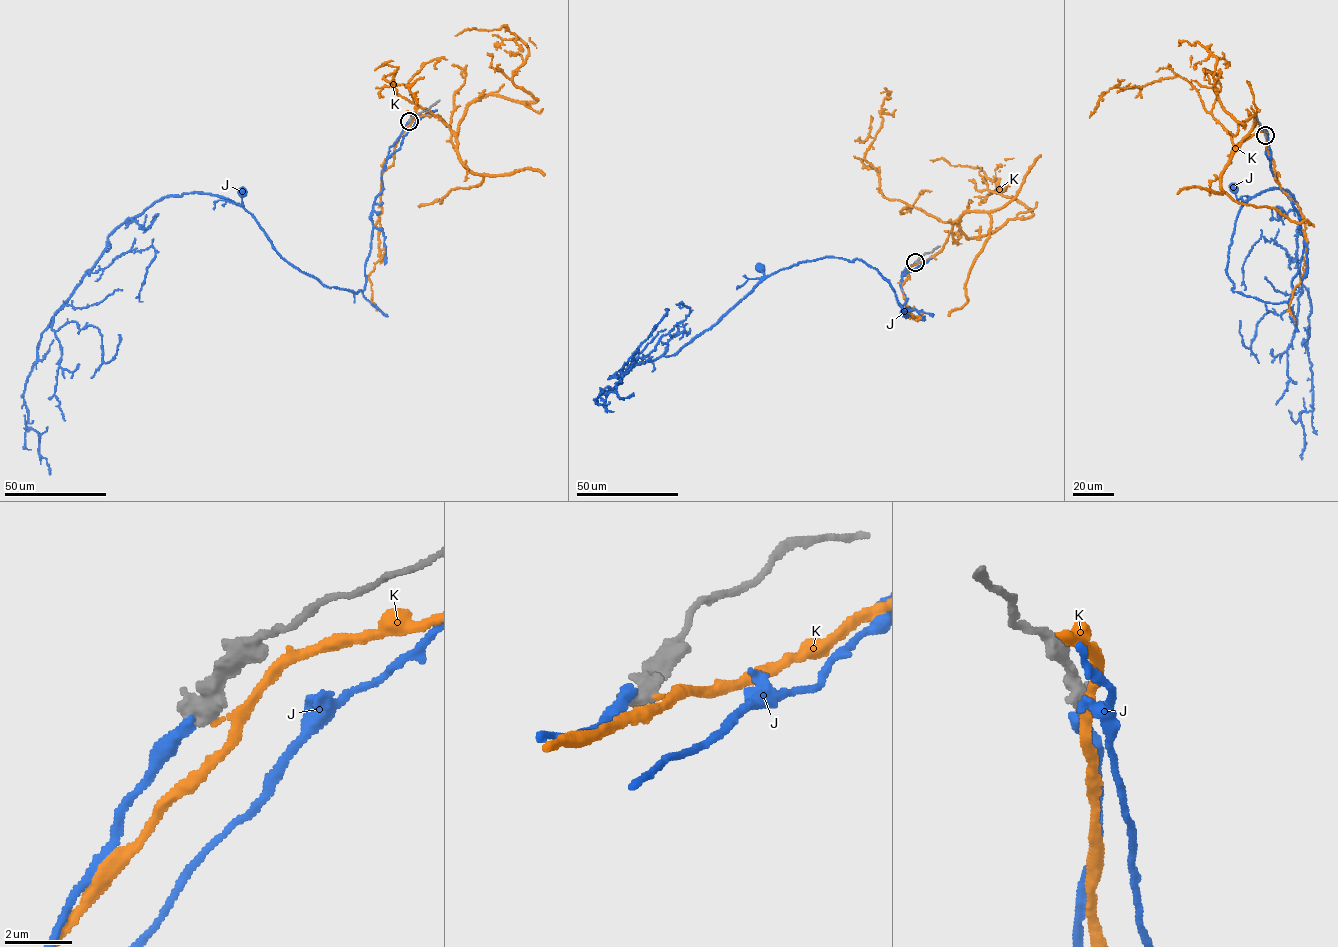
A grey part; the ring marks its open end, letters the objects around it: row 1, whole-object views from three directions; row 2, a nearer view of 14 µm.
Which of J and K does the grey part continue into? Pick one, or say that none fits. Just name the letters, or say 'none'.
J

